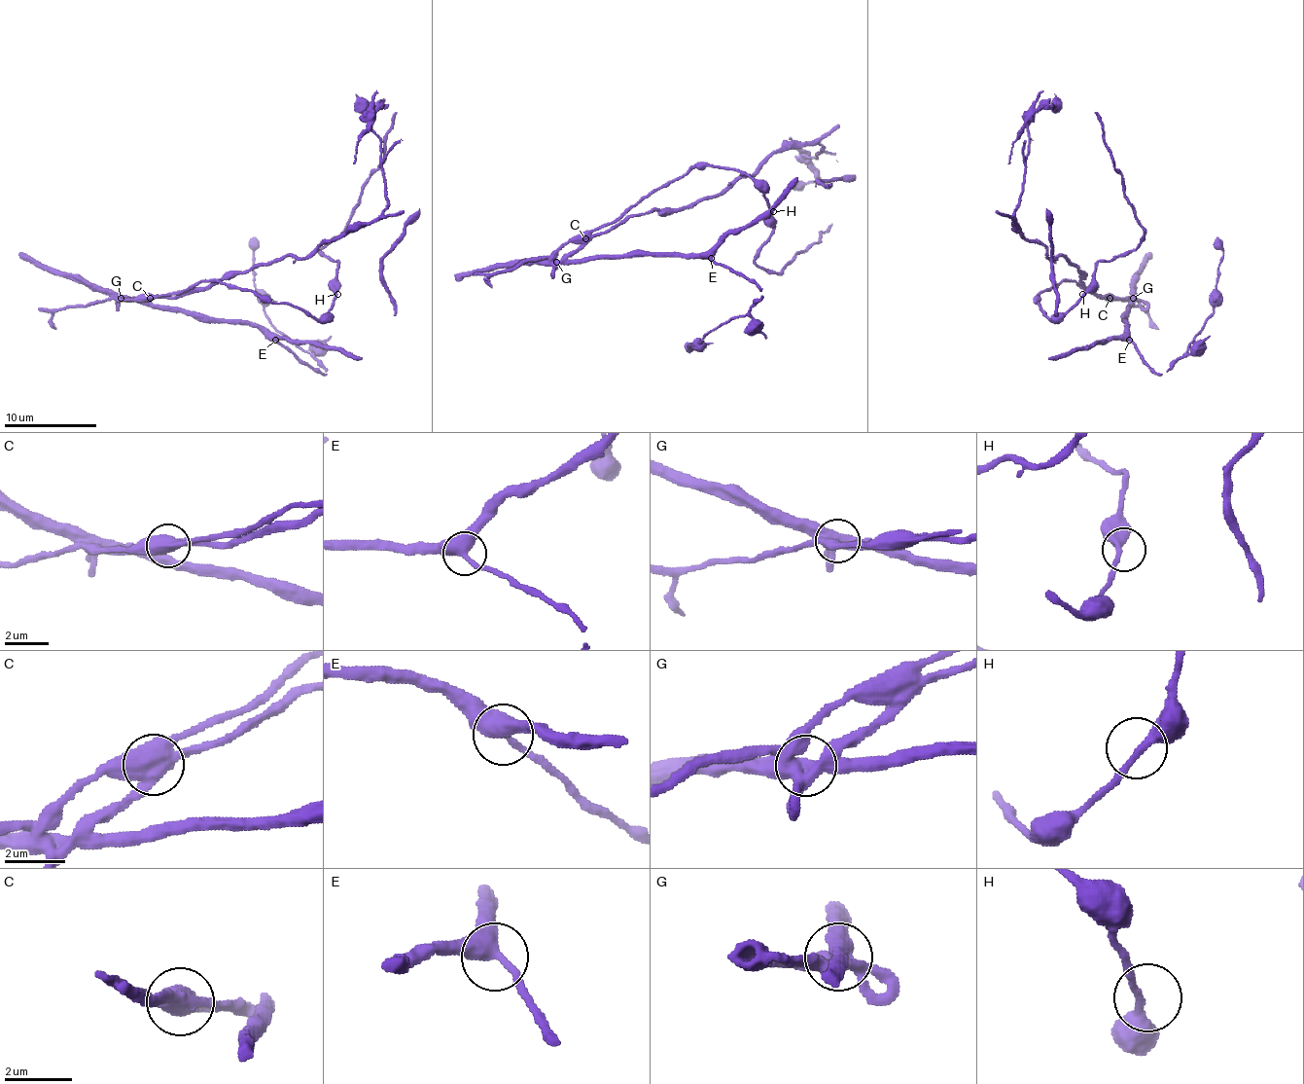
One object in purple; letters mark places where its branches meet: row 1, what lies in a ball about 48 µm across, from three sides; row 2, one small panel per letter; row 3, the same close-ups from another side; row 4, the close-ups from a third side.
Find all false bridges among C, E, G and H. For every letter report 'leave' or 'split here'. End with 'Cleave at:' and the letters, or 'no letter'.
C: split here
E: leave
G: split here
H: leave
Cleave at: C, G

